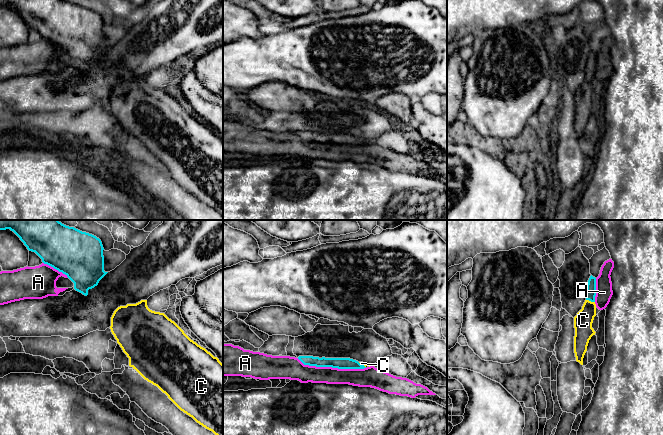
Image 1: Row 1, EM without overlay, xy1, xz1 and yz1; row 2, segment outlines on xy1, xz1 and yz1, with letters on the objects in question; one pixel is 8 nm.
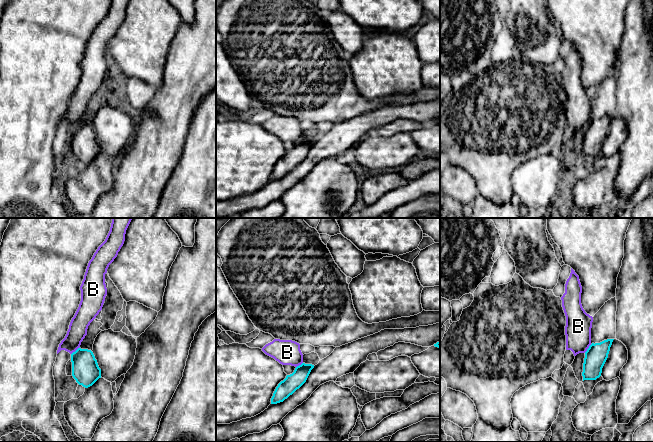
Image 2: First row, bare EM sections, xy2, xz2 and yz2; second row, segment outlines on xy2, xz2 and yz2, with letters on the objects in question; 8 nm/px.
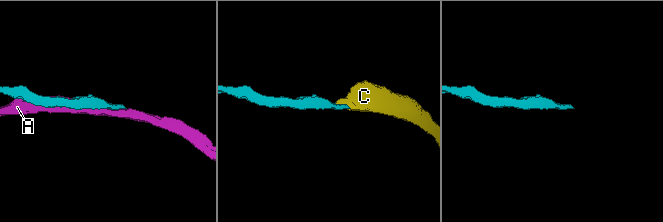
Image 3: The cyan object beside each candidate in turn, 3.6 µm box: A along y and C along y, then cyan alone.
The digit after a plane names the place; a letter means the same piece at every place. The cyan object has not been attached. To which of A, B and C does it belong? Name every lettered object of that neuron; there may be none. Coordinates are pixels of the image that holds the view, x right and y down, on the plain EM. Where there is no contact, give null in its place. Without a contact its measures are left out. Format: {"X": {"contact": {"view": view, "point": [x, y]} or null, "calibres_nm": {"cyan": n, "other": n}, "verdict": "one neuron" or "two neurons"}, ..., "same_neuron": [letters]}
{"A": {"contact": {"view": "xz1", "point": [331, 142]}, "calibres_nm": {"cyan": 100, "other": 140}, "verdict": "two neurons"}, "B": {"contact": {"view": "yz2", "point": [588, 124]}, "calibres_nm": {"cyan": 180, "other": 200}, "verdict": "two neurons"}, "C": {"contact": {"view": "yz1", "point": [590, 76]}, "calibres_nm": {"cyan": 80, "other": 150}, "verdict": "one neuron"}, "same_neuron": ["C"]}

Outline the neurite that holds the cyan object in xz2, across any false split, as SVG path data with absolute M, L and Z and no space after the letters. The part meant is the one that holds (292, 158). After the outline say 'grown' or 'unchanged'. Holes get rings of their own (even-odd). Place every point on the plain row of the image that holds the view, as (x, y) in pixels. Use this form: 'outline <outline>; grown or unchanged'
outline M305 139L297 142L292 150L287 151L286 154L278 160L271 174L271 180L283 178L292 171L306 158L313 144L314 141Z; unchanged

